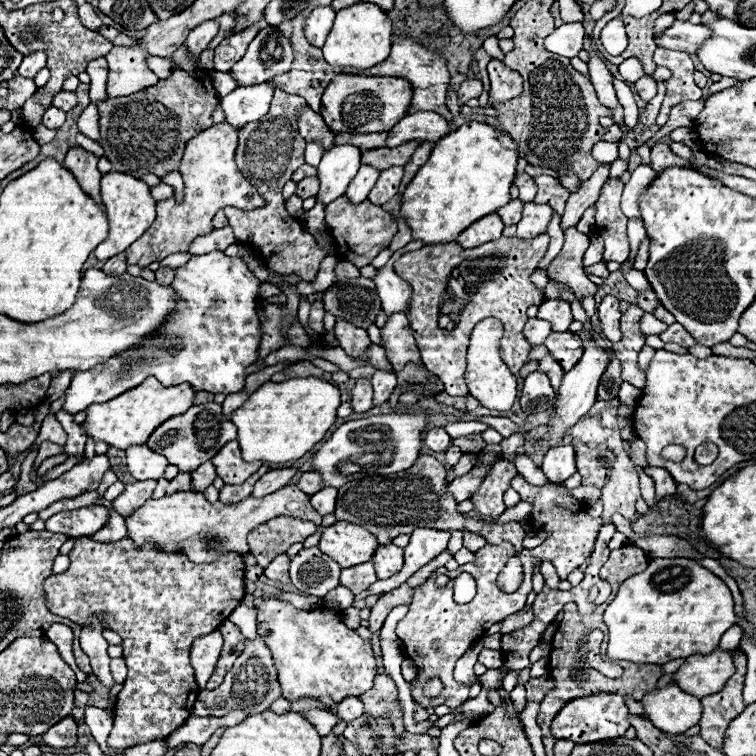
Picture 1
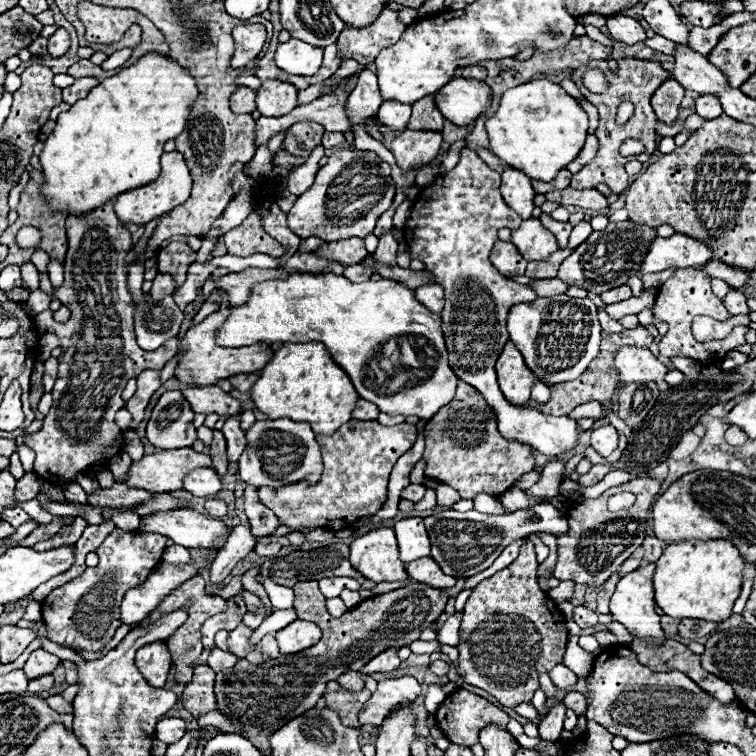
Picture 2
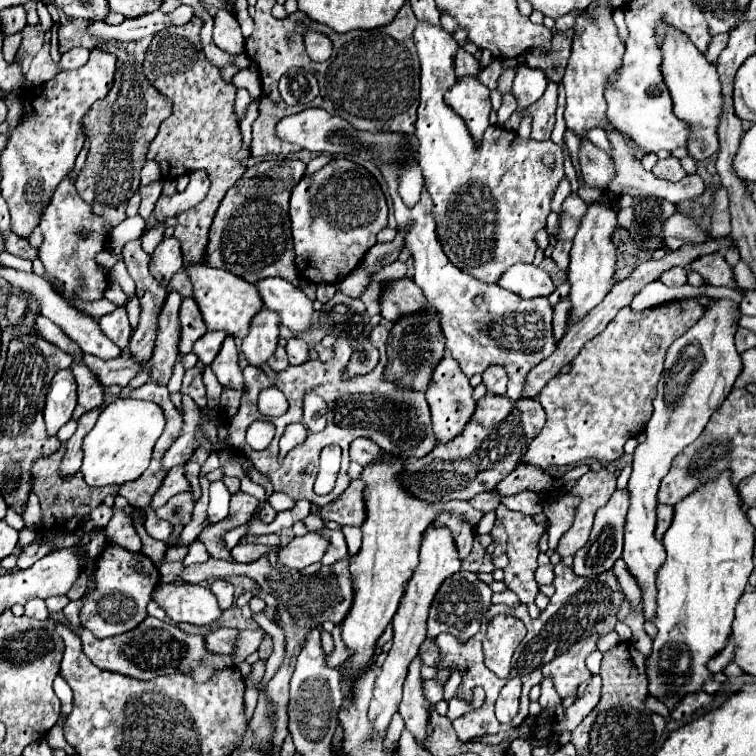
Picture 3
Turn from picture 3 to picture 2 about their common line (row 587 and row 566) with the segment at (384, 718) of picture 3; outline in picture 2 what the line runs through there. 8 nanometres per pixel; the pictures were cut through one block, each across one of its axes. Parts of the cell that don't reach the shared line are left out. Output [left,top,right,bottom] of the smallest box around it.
[406,556,456,588]

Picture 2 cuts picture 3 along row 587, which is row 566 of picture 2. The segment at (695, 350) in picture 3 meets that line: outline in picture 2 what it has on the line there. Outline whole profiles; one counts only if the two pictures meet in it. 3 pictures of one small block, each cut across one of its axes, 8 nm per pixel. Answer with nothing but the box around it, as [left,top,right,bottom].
[610,564,662,640]

